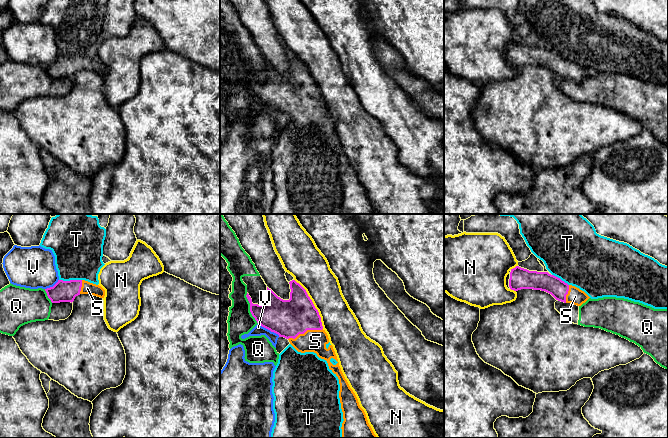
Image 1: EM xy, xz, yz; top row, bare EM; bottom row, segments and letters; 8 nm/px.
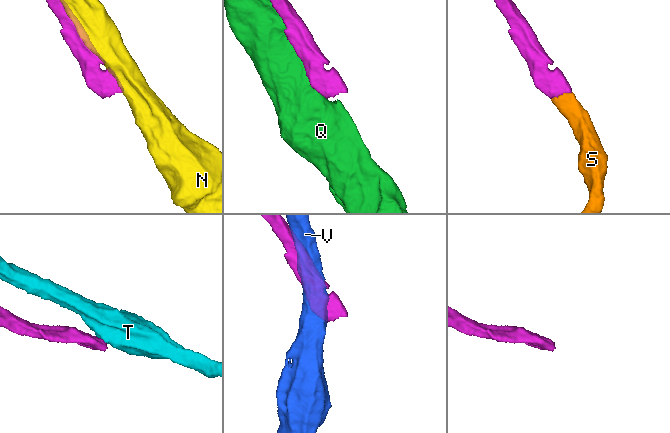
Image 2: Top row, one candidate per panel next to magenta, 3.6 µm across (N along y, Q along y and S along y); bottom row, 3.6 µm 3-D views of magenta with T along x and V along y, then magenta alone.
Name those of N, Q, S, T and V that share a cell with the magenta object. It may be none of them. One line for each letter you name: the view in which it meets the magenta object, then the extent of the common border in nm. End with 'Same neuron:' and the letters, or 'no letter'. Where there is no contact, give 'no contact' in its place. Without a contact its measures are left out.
S: meets magenta in xz; contact 300 nm long
Same neuron: S

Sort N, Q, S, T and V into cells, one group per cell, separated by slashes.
N / Q / S / T / V

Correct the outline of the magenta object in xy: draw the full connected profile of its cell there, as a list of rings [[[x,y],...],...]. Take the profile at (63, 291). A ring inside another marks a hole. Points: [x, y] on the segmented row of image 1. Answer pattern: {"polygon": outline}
{"polygon": [[[58,280],[53,287],[47,288],[45,291],[52,303],[72,303],[80,294],[90,294],[100,298],[105,296],[105,290],[101,286],[85,280]]]}

